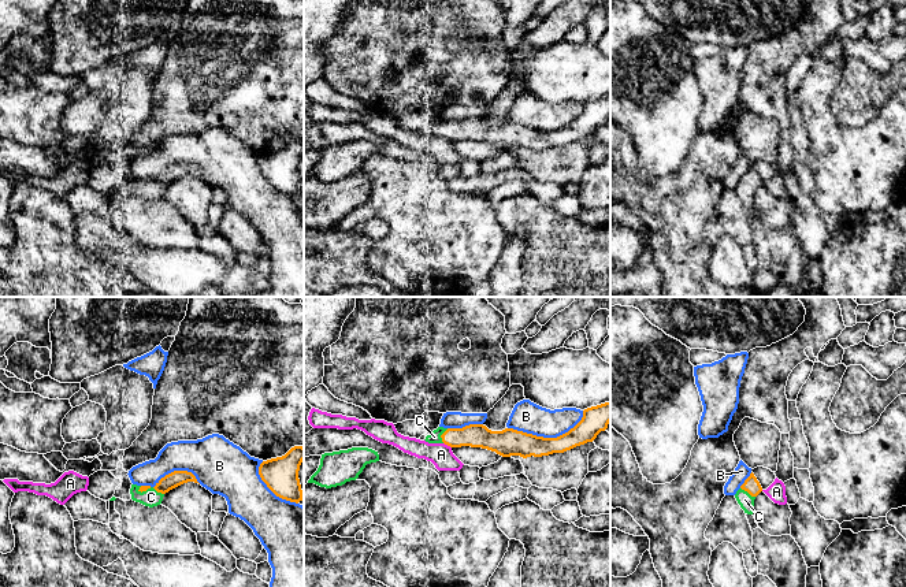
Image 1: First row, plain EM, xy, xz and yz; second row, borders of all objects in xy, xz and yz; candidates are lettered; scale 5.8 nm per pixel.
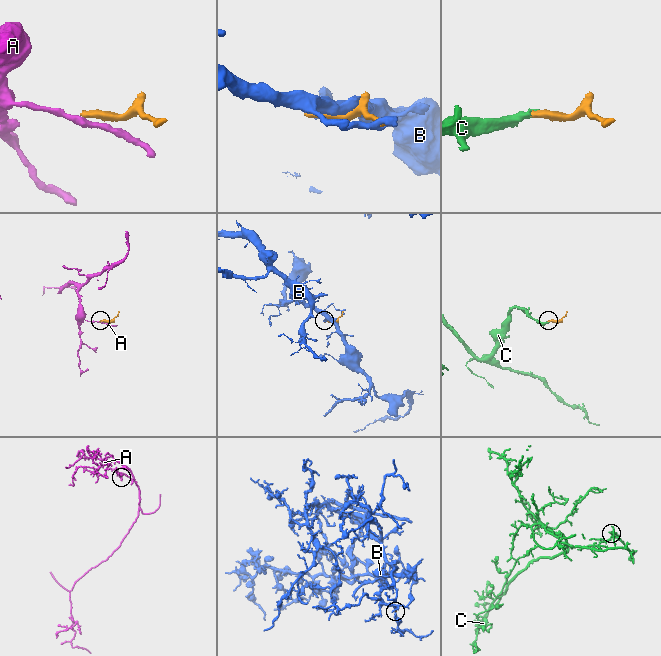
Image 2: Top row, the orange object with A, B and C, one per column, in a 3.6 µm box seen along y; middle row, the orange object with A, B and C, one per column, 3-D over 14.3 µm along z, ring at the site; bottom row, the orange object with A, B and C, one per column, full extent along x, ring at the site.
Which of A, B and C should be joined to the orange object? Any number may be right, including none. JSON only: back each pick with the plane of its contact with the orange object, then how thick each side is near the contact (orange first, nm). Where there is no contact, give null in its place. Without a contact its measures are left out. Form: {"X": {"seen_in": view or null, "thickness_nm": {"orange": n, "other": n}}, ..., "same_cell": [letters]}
{"C": {"seen_in": "xz", "thickness_nm": {"orange": 140, "other": 70}}, "same_cell": ["C"]}

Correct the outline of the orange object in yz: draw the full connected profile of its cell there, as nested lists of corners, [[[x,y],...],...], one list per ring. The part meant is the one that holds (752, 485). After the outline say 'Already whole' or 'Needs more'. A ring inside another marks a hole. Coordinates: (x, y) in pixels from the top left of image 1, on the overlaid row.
[[[751,472],[750,476],[745,480],[740,488],[736,491],[735,498],[740,508],[747,514],[753,514],[754,512],[754,499],[762,491],[762,487],[754,473]]]. Needs more

